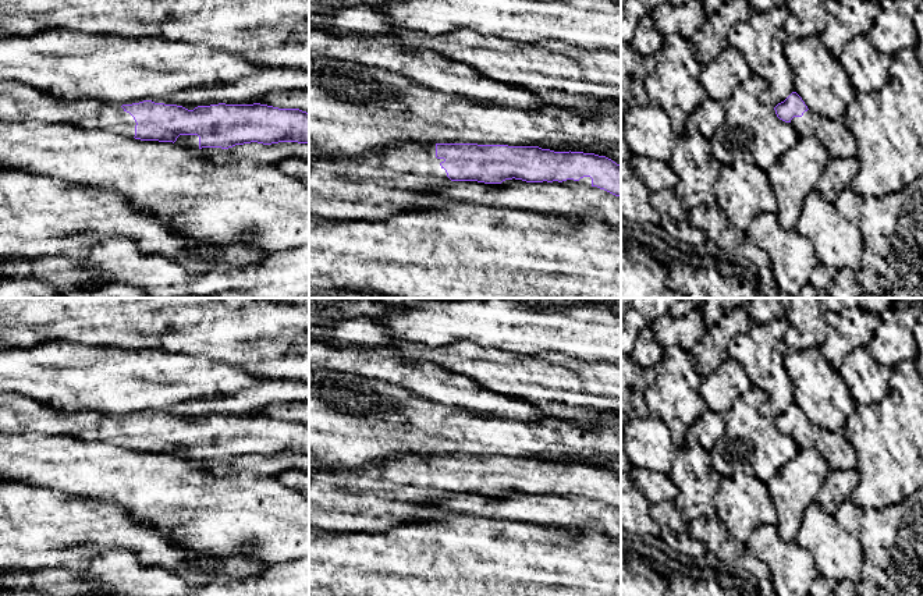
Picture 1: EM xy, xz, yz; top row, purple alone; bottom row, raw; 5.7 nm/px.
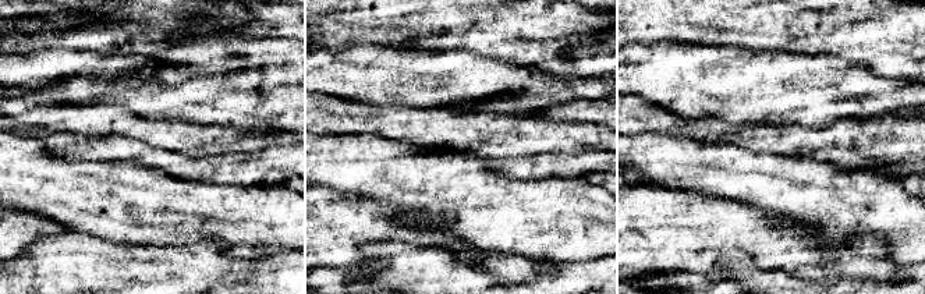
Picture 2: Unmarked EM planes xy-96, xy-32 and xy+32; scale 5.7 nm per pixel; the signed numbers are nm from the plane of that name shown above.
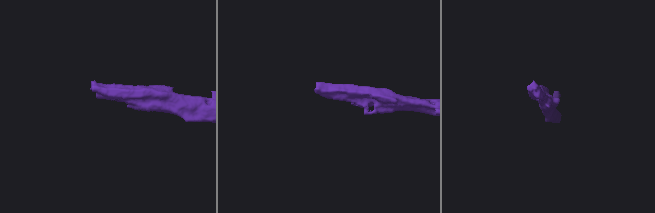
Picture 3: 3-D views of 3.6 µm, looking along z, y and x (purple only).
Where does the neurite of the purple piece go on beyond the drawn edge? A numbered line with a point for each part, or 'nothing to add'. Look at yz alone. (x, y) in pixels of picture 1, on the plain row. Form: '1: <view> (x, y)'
1: yz (833, 446)

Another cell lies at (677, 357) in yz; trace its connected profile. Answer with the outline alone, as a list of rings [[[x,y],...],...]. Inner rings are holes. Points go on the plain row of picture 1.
[[[672,345],[663,350],[654,380],[643,394],[647,414],[668,426],[678,450],[686,446],[686,432],[706,409],[706,402],[699,394],[700,382],[691,352]]]

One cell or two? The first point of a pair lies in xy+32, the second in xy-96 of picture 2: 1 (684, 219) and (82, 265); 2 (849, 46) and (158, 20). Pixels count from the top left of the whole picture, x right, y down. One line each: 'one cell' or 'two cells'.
1: two cells
2: one cell

